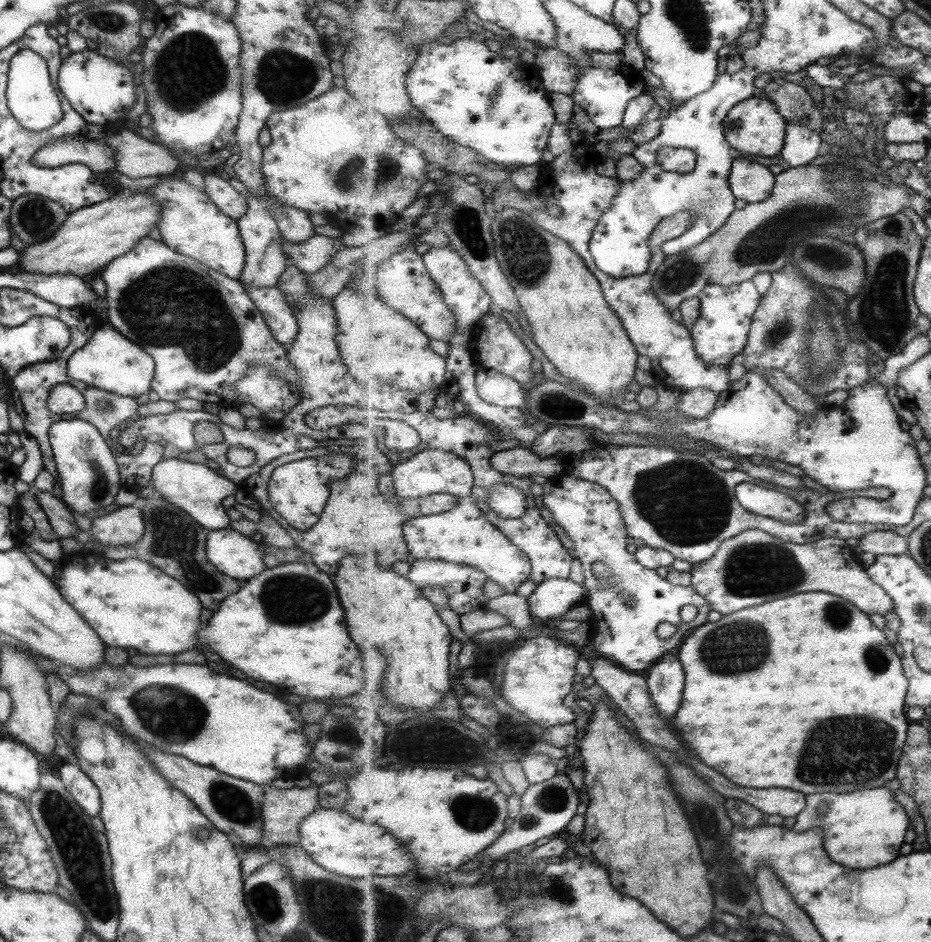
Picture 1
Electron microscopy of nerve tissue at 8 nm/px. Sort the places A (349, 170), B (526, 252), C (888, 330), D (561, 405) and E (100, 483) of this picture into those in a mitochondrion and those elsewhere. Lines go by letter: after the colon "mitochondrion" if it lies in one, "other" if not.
A: mitochondrion
B: mitochondrion
C: mitochondrion
D: mitochondrion
E: mitochondrion

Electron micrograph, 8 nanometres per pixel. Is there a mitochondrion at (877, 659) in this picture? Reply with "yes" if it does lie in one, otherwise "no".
yes

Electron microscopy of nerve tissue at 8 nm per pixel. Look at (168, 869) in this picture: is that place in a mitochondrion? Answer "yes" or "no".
no

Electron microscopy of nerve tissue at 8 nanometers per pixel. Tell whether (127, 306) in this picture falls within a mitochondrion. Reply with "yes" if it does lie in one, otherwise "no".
yes

